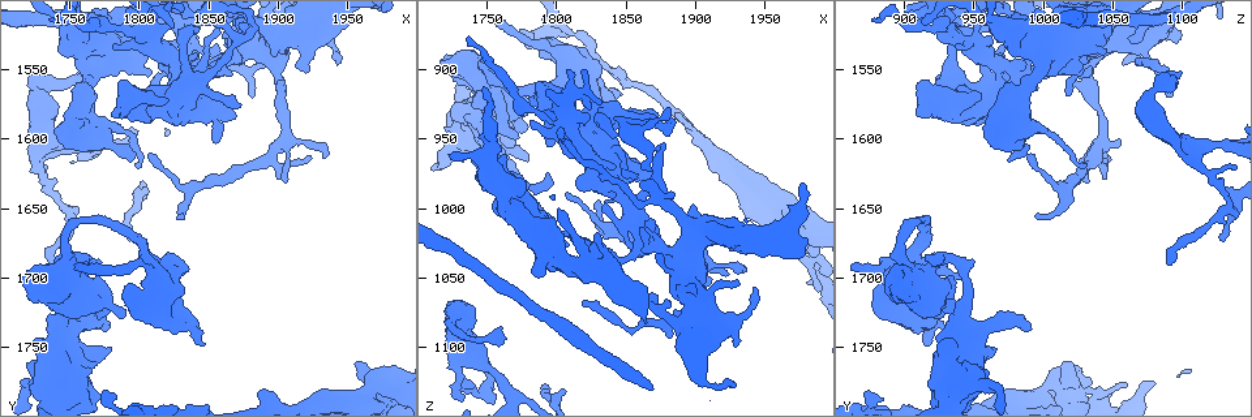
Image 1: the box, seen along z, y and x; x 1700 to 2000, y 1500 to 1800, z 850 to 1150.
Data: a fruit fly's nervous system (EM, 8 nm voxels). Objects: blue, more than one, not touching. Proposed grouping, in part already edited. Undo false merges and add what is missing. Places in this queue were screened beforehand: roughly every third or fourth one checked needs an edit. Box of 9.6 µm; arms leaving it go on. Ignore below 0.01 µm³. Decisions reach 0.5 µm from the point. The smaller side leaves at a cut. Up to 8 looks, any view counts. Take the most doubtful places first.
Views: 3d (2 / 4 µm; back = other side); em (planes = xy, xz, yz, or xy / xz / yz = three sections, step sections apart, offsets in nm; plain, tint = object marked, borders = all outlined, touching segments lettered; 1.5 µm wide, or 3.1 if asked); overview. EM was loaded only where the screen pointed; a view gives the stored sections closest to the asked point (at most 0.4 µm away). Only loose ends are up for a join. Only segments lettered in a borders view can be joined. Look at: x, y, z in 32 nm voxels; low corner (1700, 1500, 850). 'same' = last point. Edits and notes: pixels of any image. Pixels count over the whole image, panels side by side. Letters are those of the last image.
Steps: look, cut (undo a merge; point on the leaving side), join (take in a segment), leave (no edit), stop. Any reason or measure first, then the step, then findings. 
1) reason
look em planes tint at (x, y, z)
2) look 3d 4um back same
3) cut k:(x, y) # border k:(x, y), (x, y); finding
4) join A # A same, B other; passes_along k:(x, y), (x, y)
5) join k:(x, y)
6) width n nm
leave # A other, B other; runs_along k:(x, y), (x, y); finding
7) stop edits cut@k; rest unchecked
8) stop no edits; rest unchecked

long arm stops here
look em xy step 8 tint at (1794, 1674, 1128)

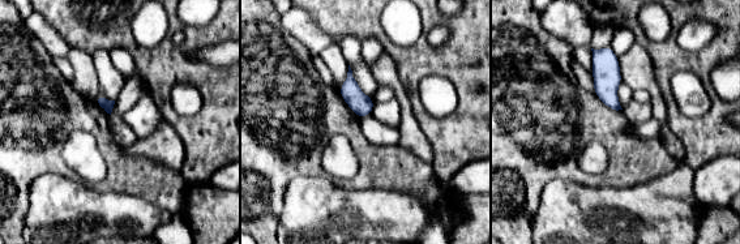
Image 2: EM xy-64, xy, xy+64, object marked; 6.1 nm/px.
look em planes borders same

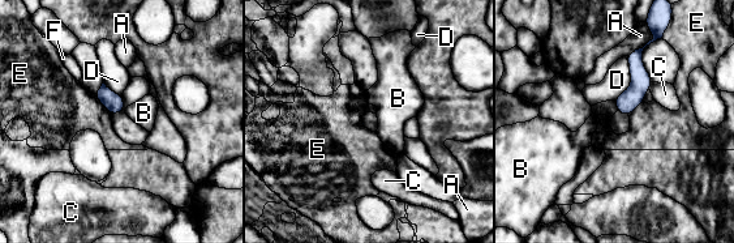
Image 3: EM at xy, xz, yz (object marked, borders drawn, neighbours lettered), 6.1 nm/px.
leave # A other, B other, C other, D other, E other, F other; border 3:(94, 94), (111, 115); no lettered segment goes on from it

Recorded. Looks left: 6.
an open end
look 3d 2um at (1980, 1774, 1034)

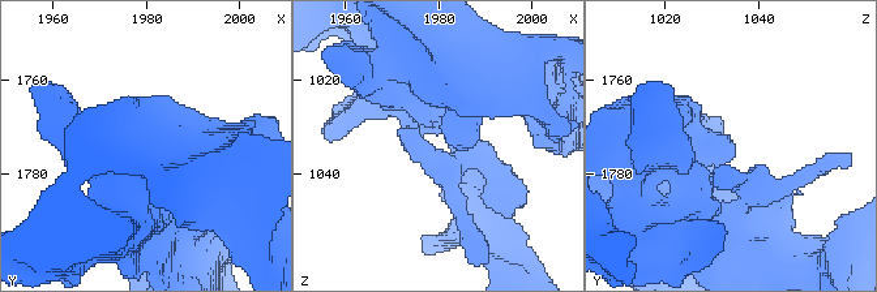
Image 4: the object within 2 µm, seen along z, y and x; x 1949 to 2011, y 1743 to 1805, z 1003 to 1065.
look em planes plain at (1983, 1775, 1034)

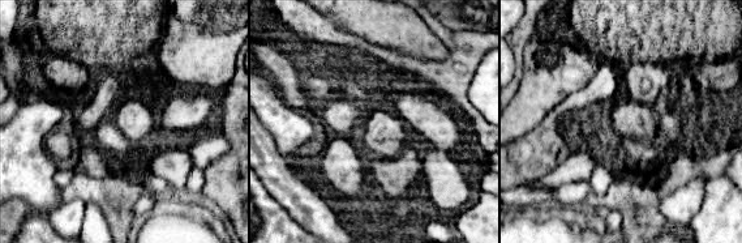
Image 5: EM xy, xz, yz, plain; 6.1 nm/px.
what lies round it
look em planes borders same

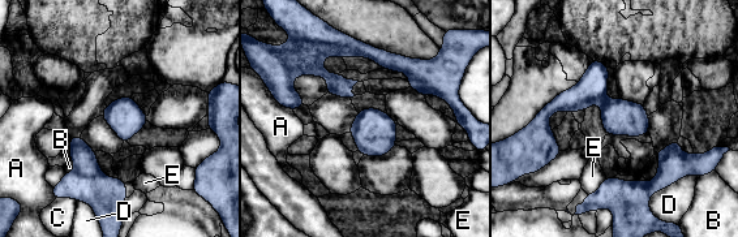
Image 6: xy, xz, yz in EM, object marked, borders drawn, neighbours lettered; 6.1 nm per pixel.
width 220 nm
leave # A other, B other, C other, D other, E other; border 6:(69, 158), (74, 172); none of them fits

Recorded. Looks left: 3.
tapers out
look 3d 2um at (1806, 1612, 990)

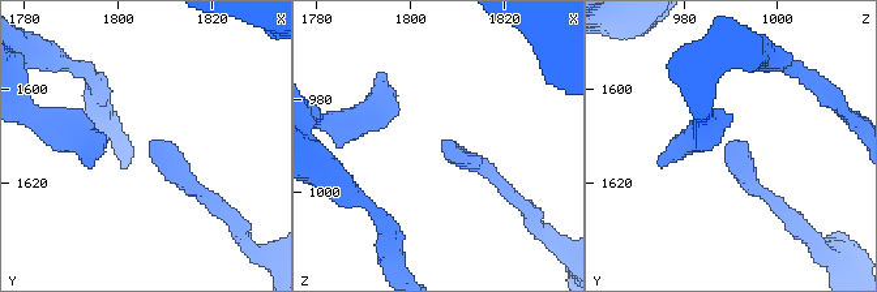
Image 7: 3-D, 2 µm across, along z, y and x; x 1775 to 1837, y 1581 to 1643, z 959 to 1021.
need the tissue
look em planes borders at (1808, 1613, 989)

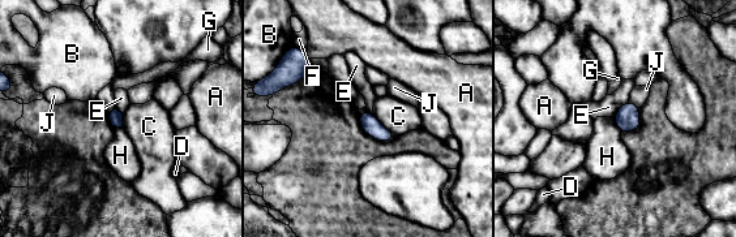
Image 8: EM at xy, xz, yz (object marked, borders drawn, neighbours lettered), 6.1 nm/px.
leave # A other, B other, C other, D other, E other, F other, G other, H other, J other; border 8:(628, 100), (613, 117); none of them fits

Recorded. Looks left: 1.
stop no edits; rest unchecked

